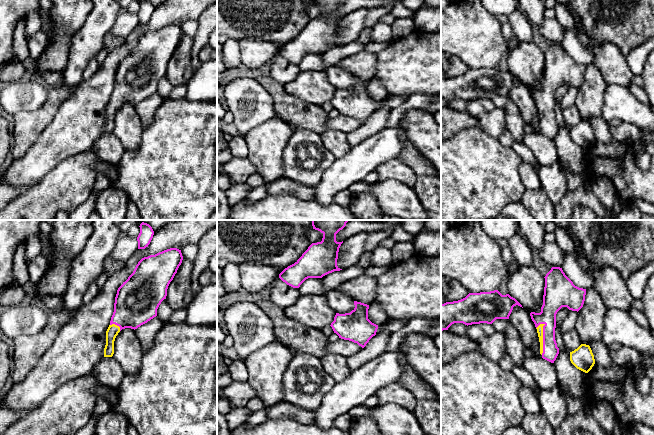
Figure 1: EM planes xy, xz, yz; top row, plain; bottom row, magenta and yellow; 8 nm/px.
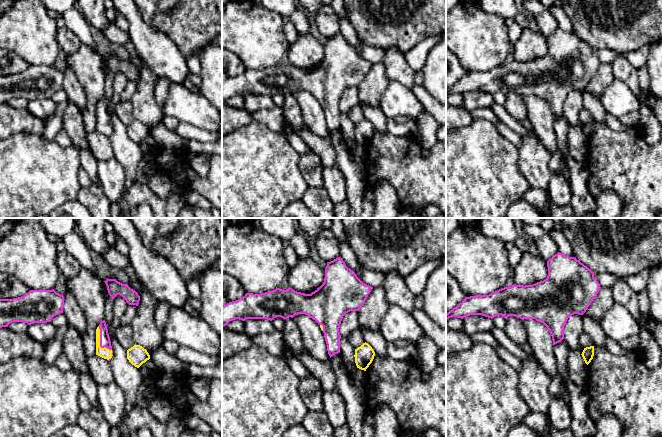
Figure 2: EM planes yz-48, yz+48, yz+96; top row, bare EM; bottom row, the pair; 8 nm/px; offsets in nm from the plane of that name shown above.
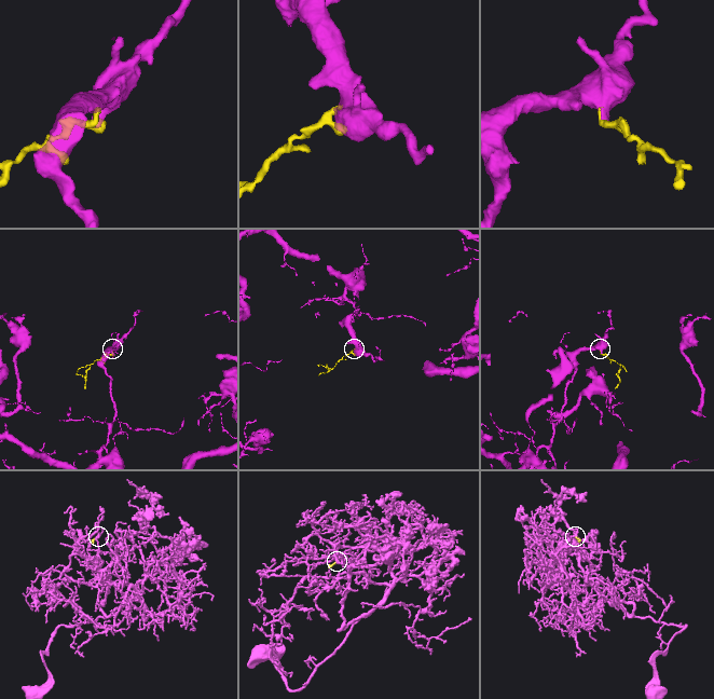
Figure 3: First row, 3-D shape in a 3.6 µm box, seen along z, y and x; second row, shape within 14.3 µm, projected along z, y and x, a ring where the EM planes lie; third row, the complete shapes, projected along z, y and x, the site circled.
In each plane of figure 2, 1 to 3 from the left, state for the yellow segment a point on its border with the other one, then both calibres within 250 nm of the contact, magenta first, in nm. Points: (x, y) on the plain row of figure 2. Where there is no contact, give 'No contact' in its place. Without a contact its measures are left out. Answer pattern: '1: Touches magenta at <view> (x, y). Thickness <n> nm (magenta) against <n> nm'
1: Touches magenta at yz-48 (100, 120). Thickness 80 nm (magenta) against 90 nm
2: Touches magenta at yz+48 (323, 103). Thickness 320 nm (magenta) against 20 nm
3: No contact

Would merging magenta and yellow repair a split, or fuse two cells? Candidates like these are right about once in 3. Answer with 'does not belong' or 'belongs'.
belongs

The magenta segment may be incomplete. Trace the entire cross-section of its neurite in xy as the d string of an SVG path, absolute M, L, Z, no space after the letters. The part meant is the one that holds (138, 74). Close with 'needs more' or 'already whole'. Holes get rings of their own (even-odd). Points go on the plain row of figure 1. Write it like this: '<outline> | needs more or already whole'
M170 24L155 31L144 33L138 38L133 49L117 66L114 88L106 107L104 133L113 132L114 117L122 105L131 104L135 106L157 92L157 85L161 78L166 75L168 62L177 49L182 36L181 26Z | needs more

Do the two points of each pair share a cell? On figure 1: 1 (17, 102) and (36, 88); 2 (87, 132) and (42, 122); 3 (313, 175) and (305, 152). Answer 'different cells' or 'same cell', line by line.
1: same cell
2: different cells
3: same cell

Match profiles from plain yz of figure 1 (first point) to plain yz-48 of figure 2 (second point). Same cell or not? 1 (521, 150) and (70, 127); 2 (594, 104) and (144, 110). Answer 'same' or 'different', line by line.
1: different
2: same

